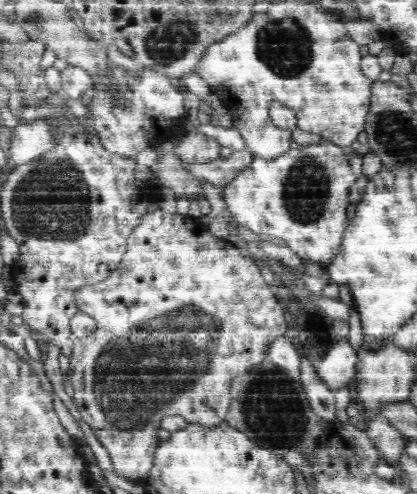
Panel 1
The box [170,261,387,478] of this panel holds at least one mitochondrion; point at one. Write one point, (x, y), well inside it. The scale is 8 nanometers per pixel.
(275, 409)

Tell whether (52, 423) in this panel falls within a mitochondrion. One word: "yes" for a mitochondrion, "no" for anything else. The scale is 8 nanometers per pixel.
no

